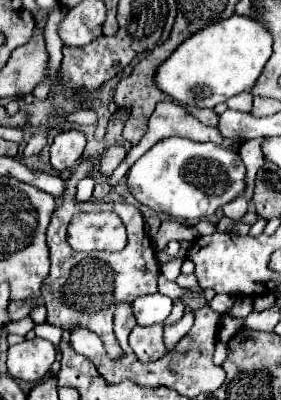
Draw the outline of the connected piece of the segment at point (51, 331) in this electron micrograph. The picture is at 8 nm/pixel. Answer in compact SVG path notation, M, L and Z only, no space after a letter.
M48 323L38 324L34 328L35 335L51 341L57 351L60 350L60 342L63 336L63 330Z

